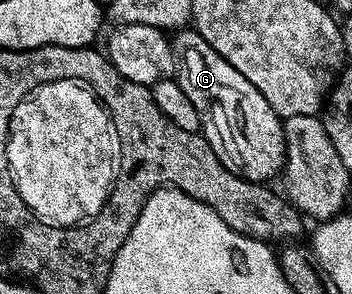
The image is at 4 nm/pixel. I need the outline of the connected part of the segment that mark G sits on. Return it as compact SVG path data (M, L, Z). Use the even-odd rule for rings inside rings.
M180 30L171 37L172 53L176 56L178 65L174 79L182 86L182 94L194 102L194 110L198 110L202 135L208 141L208 145L218 154L222 166L234 174L243 176L244 179L253 182L268 182L271 176L279 177L284 167L284 155L286 154L286 142L284 141L284 120L262 98L262 94L226 58L222 58L200 37L195 30Z

